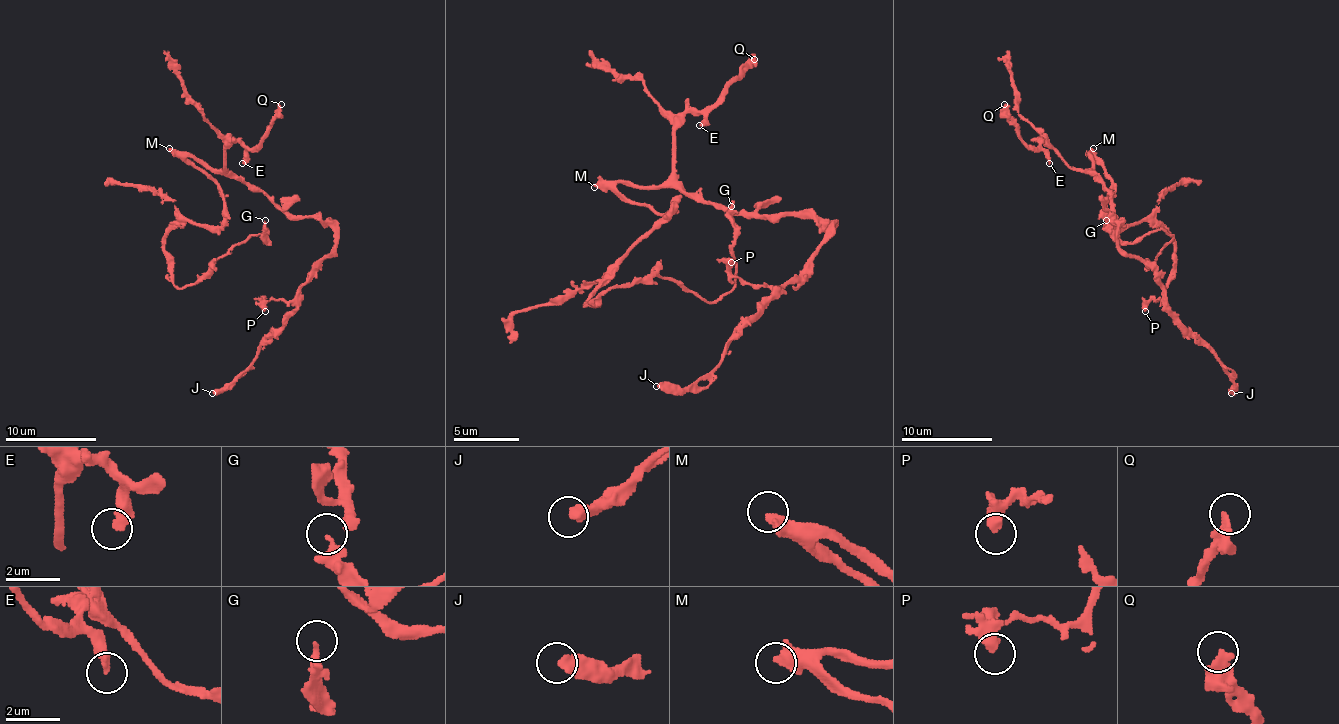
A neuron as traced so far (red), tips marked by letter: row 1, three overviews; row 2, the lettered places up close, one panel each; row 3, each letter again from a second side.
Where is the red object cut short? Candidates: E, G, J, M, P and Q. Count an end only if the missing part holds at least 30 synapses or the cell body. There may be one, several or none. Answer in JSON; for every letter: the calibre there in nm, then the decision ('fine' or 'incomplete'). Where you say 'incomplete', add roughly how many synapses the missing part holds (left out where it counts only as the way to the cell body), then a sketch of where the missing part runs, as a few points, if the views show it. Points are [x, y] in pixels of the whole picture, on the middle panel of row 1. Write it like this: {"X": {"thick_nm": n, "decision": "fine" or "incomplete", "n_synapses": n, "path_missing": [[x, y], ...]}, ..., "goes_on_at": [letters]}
{"E": {"thick_nm": 320, "decision": "fine"}, "G": {"thick_nm": 200, "decision": "fine"}, "J": {"thick_nm": 360, "decision": "fine"}, "M": {"thick_nm": 420, "decision": "incomplete", "n_synapses": 30}, "P": {"thick_nm": 320, "decision": "fine"}, "Q": {"thick_nm": 400, "decision": "fine"}, "goes_on_at": ["M"]}

